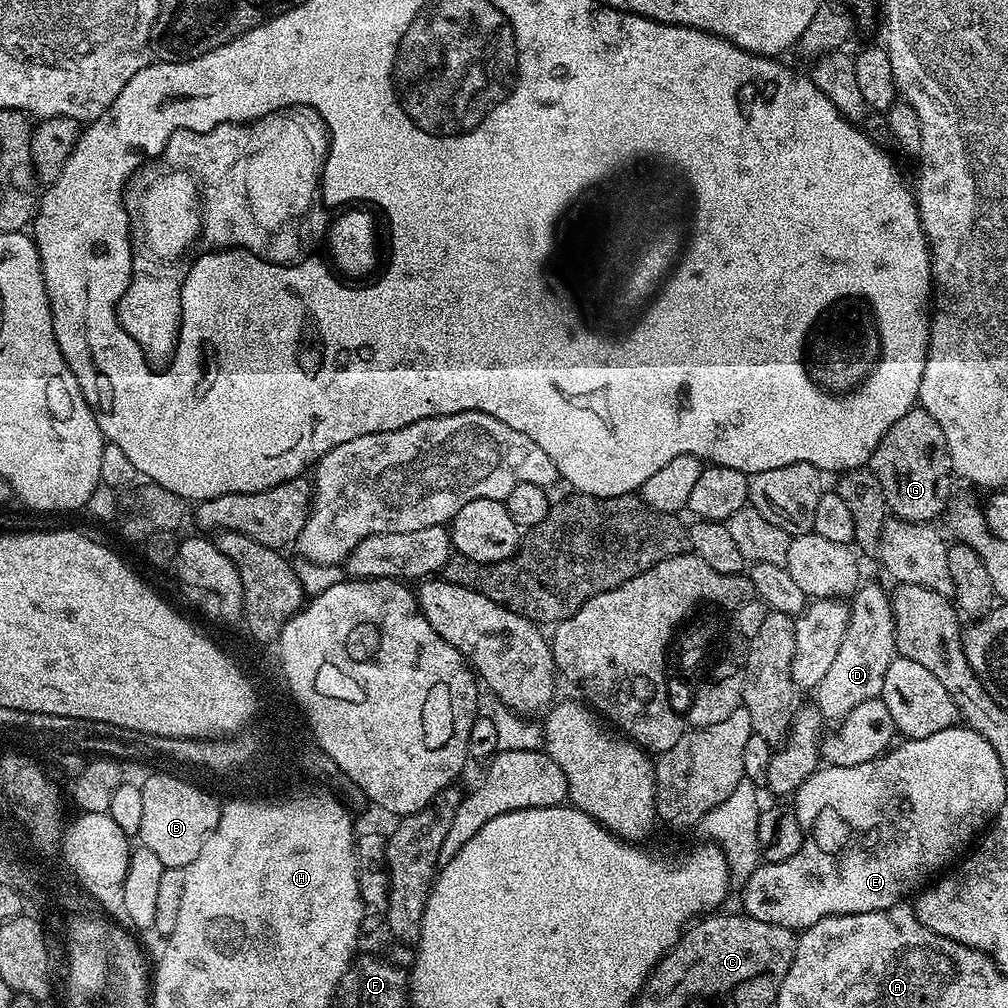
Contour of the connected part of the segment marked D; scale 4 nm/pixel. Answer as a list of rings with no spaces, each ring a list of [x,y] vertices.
[[[861,583],[850,600],[846,638],[842,638],[834,663],[814,689],[814,703],[821,717],[825,721],[839,722],[854,710],[854,706],[858,706],[858,702],[877,699],[886,678],[886,666],[890,666],[897,655],[896,615],[889,589]]]

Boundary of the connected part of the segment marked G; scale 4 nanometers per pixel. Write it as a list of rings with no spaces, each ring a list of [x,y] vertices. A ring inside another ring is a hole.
[[[917,406],[904,416],[896,417],[894,426],[890,426],[882,442],[878,442],[870,461],[870,467],[878,478],[878,482],[882,482],[884,501],[888,504],[893,517],[919,524],[932,524],[943,512],[945,515],[953,499],[951,498],[952,480],[954,481],[952,459],[948,453],[946,438],[942,434],[942,426],[938,426],[938,422],[934,422],[934,418],[930,418],[930,414],[926,414],[924,408]]]

